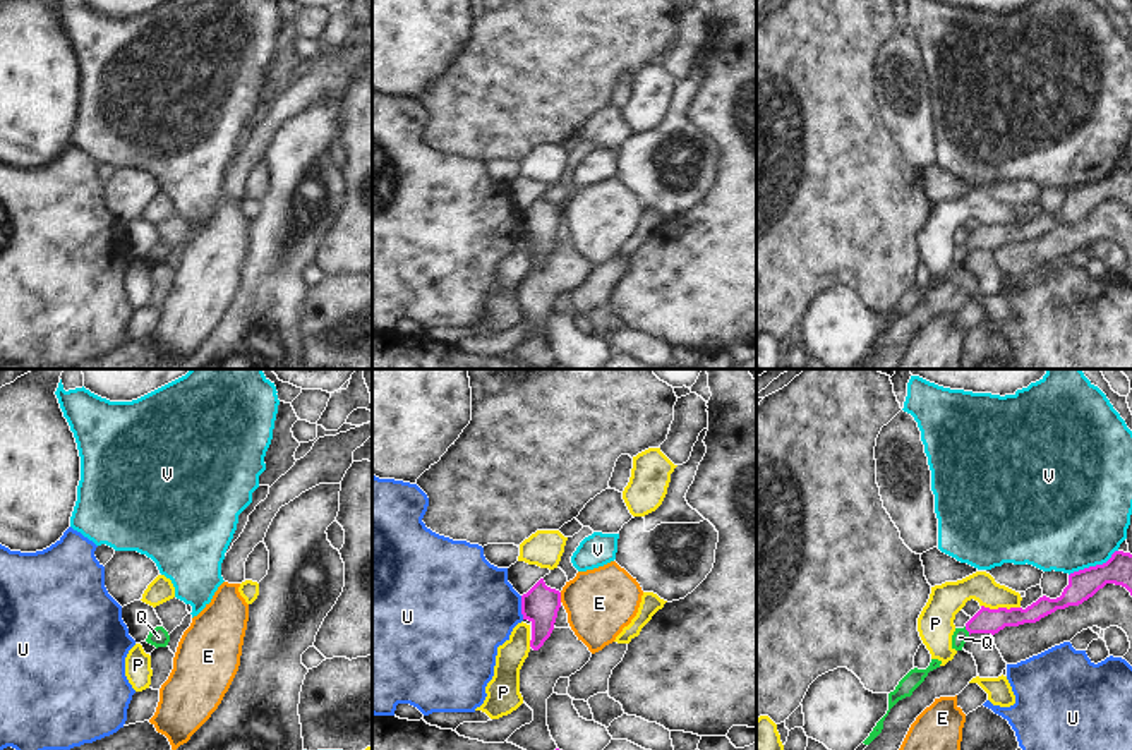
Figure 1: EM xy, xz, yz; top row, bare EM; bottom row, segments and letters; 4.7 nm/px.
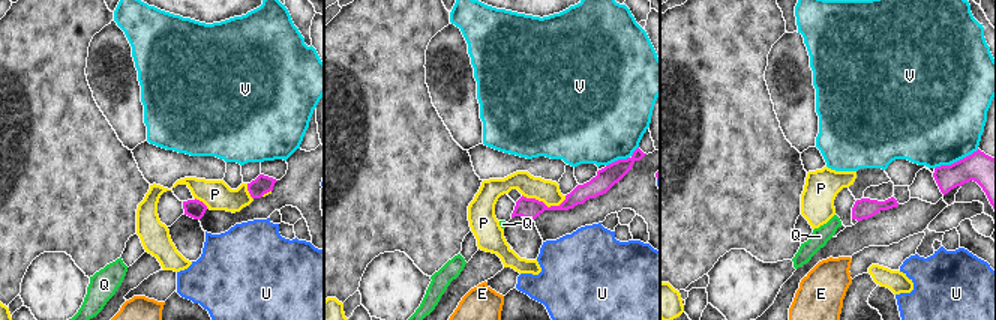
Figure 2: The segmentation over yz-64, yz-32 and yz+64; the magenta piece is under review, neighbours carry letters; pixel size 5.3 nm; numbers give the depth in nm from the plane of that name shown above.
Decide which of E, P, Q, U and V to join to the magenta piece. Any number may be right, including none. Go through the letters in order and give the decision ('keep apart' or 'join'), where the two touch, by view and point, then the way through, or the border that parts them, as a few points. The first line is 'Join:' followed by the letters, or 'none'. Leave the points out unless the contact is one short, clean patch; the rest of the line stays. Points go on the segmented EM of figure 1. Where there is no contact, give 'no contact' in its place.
Join: Q
E: keep apart | xz (559, 598) | along xz (559, 592), (561, 601)
P: keep apart | yz (1000, 608) | along yz (981, 604), (990, 608), (1019, 608)
Q: join | yz (966, 629) | across yz (987, 620), (966, 629), (959, 637)
U: keep apart | xz (522, 608)
V: keep apart | yz (1093, 567) | along yz (1117, 550), (1105, 562), (1074, 570), (1069, 575)

